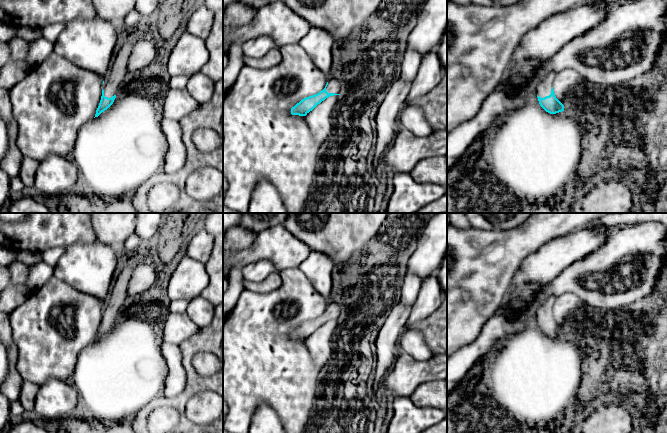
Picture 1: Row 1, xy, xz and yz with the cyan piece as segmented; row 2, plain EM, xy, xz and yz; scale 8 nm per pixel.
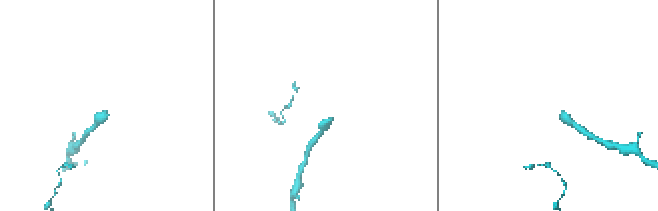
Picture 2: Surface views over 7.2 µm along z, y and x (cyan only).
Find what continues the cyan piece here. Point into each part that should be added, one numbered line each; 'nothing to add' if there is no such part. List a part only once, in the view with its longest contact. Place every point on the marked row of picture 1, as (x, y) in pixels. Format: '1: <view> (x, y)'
1: xz (334, 86)

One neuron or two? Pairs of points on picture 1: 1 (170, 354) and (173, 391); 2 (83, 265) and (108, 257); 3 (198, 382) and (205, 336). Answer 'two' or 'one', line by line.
1: one
2: one
3: one

